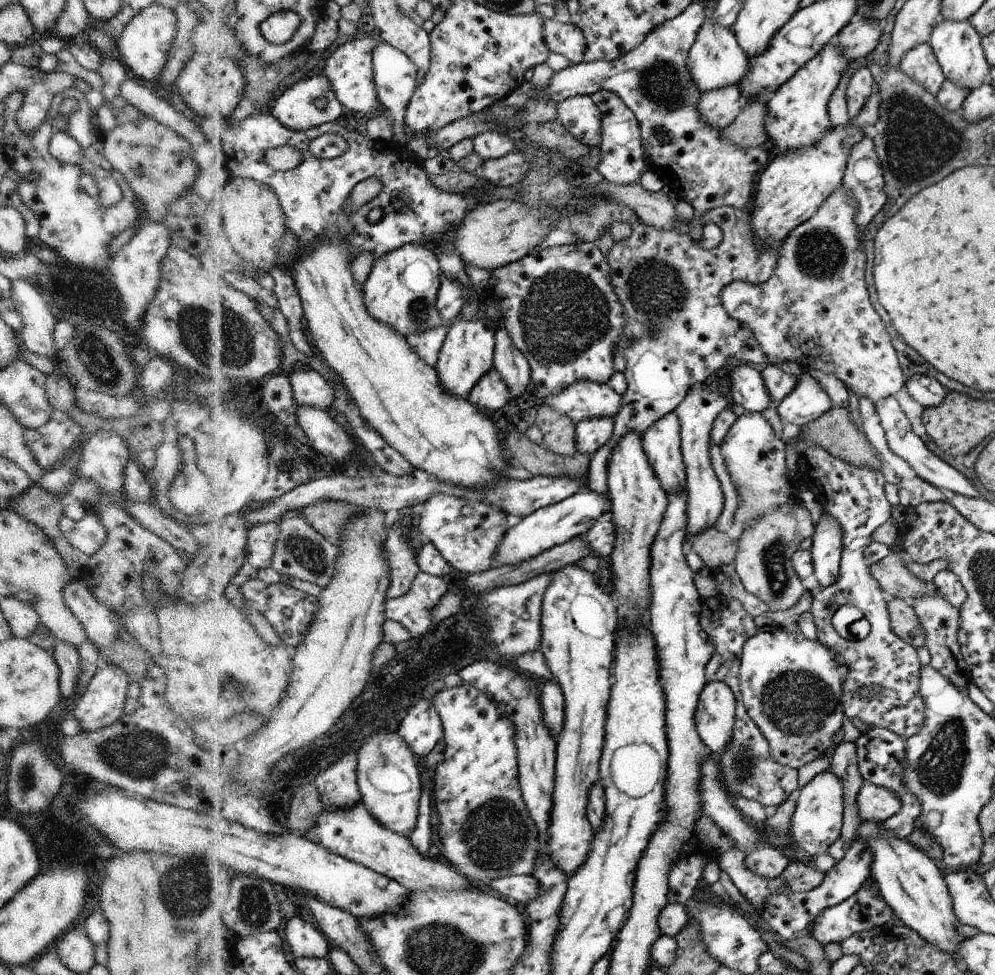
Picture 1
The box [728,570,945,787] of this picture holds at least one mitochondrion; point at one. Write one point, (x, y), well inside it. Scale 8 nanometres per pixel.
(797, 701)

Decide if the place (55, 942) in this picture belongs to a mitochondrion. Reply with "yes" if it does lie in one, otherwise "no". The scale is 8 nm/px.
no

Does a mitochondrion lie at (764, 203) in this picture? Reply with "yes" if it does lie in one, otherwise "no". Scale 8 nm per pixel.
no

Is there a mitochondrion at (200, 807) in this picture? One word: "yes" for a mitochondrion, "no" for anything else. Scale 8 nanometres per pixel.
no

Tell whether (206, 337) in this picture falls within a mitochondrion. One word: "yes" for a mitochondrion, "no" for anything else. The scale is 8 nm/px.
yes

